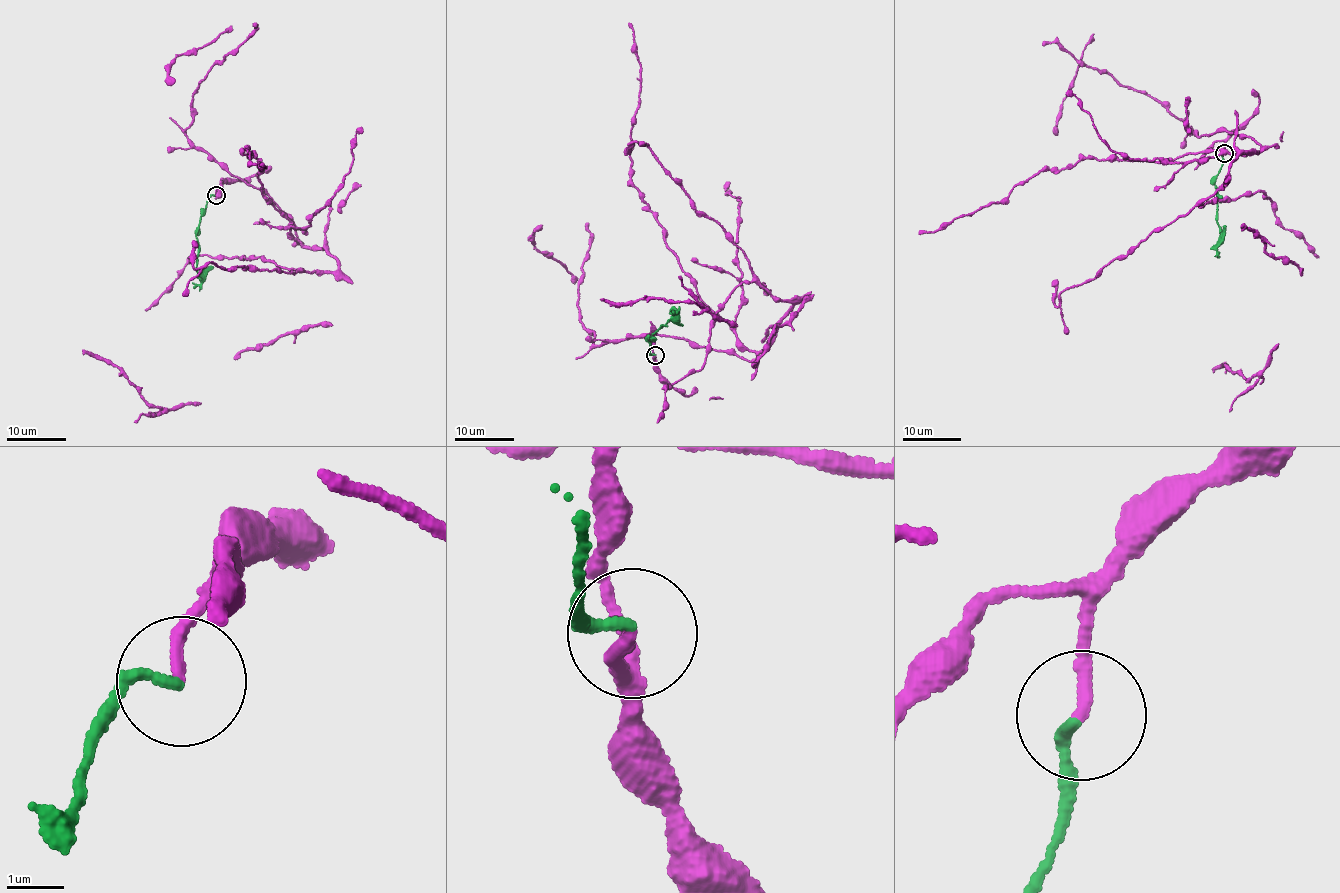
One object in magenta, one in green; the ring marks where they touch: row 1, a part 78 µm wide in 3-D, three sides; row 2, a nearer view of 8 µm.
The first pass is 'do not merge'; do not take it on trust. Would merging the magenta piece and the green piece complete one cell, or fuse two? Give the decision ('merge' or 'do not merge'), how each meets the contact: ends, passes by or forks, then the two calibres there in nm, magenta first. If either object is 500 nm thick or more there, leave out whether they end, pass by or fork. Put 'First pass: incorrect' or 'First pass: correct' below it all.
do not merge; magenta ends; green ends; calibres 200 and 190 nm
First pass: correct

